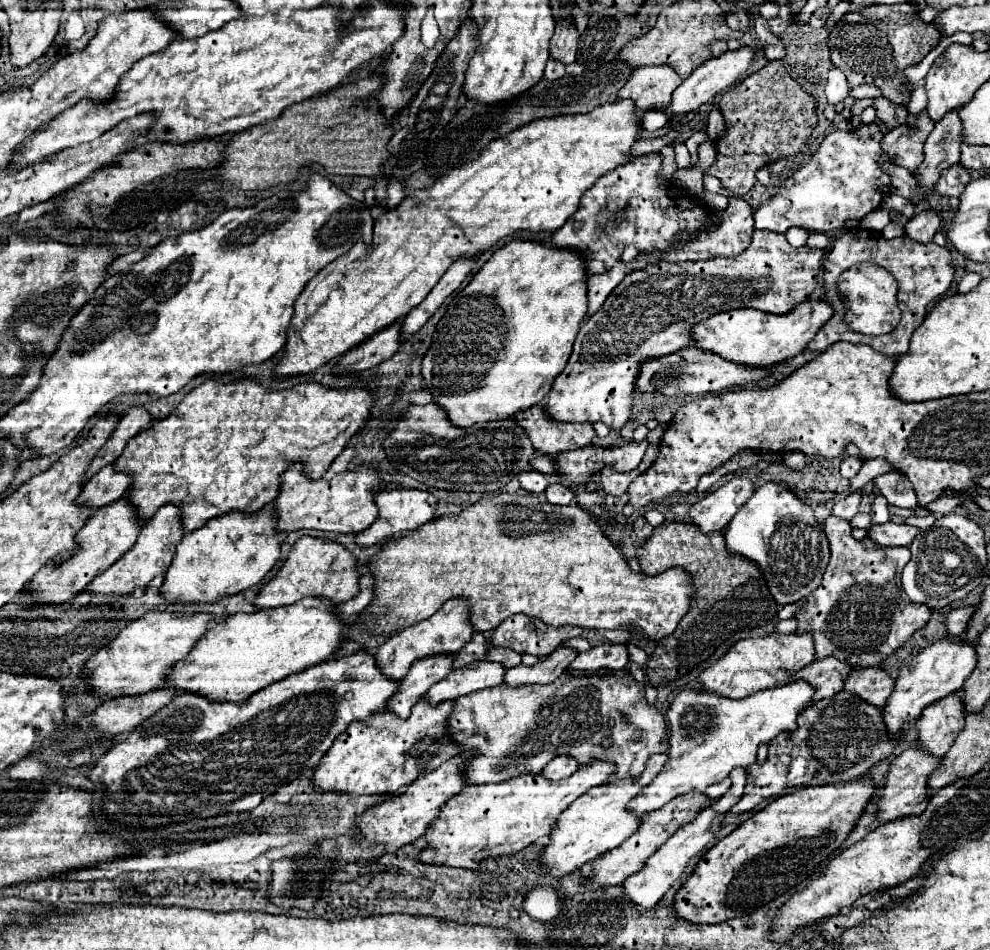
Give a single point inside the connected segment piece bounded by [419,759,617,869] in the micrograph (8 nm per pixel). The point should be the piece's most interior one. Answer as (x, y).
(493, 819)

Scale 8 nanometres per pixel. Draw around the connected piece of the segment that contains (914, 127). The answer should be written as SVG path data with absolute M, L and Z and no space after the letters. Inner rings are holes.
M909 113L907 123L891 129L883 137L883 151L891 157L895 165L901 165L913 173L923 161L923 143L931 131L933 121L925 113Z

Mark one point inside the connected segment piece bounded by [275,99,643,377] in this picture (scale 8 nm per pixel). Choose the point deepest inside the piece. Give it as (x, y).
(532, 179)

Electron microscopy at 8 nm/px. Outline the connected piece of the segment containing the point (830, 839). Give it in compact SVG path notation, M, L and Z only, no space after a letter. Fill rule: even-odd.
M859 777L847 783L803 787L791 795L777 797L773 803L755 813L703 855L703 859L695 867L695 875L691 875L685 881L683 889L679 889L679 893L675 895L677 917L683 917L691 923L721 923L757 911L759 907L769 903L769 899L785 891L793 891L799 883L809 885L813 881L813 873L821 867L821 863L833 857L837 849L847 841L849 833L855 829L857 821L871 803L875 791L877 785L873 779Z

